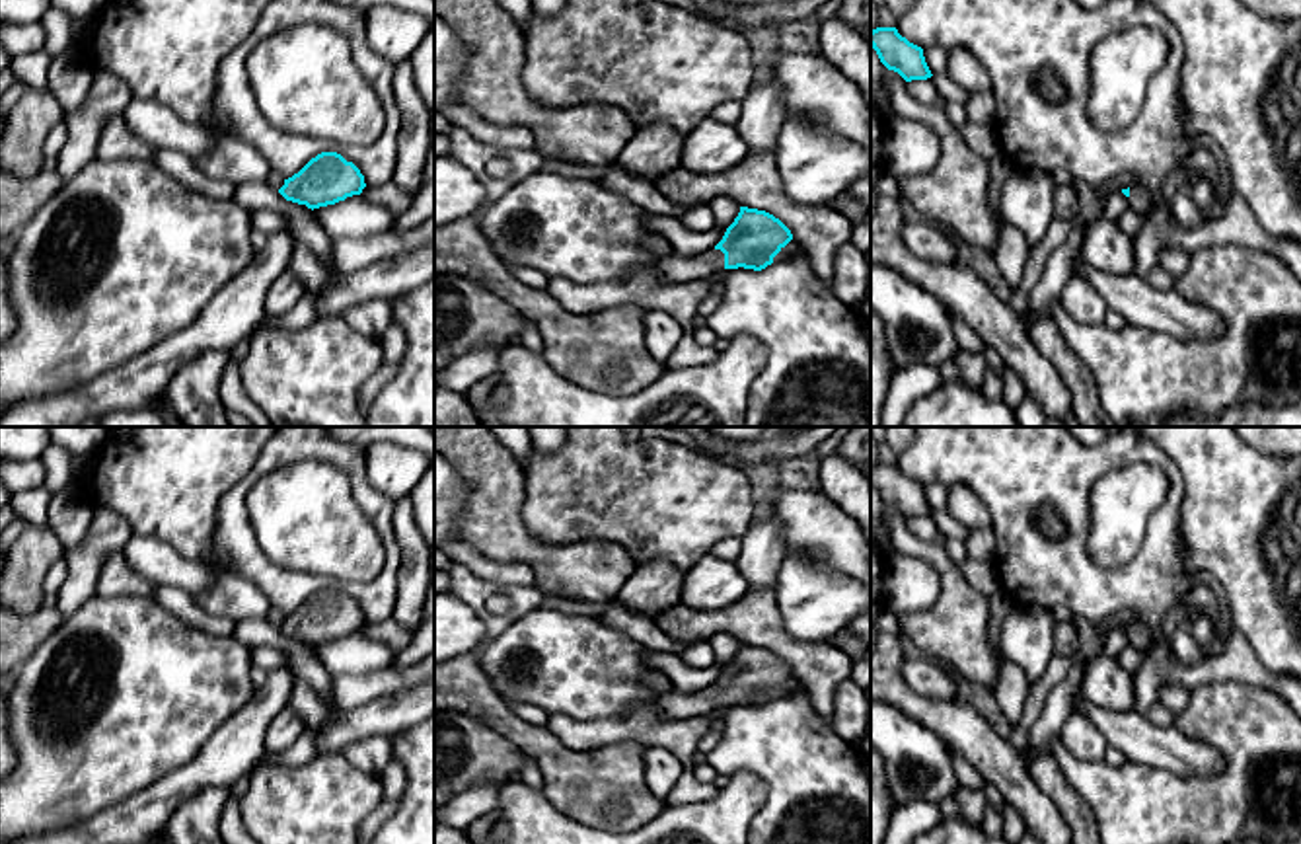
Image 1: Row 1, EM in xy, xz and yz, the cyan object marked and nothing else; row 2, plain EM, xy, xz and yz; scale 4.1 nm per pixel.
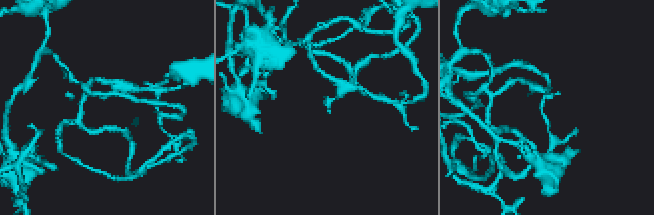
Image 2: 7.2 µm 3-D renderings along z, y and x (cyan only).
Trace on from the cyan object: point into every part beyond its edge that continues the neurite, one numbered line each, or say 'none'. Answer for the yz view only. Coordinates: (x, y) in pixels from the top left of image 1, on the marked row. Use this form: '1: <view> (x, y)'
1: yz (1142, 199)

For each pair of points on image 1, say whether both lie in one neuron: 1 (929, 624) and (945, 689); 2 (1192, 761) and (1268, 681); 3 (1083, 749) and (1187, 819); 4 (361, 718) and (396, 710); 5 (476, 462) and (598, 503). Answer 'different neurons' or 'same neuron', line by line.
1: different neurons
2: different neurons
3: different neurons
4: same neuron
5: different neurons

